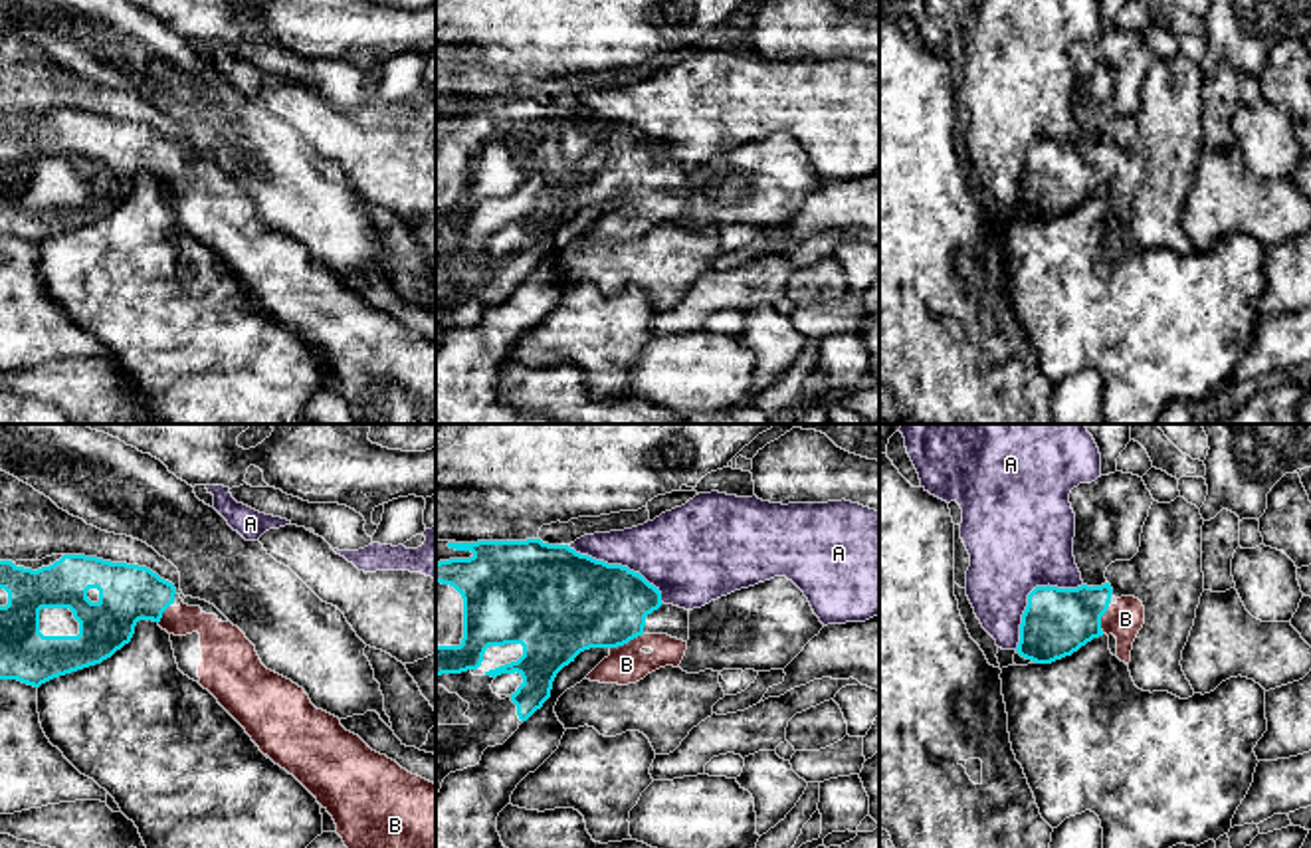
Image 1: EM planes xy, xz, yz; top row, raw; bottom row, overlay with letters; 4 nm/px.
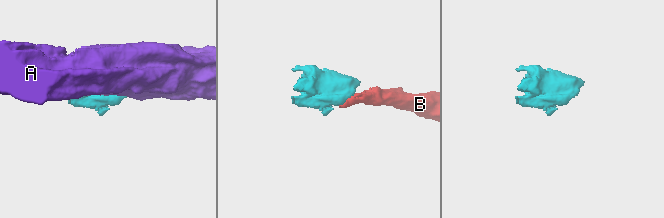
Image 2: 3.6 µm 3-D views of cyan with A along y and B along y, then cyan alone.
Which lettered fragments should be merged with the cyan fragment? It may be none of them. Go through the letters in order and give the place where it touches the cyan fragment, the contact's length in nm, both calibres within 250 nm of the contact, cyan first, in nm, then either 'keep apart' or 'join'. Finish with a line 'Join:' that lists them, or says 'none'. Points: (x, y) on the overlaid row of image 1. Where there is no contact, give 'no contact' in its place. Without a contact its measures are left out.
A: yz (1028, 595) | 380 nm | 280/440 nm | keep apart
B: xz (626, 642) | 150 nm | 380/160 nm | join
Join: B

